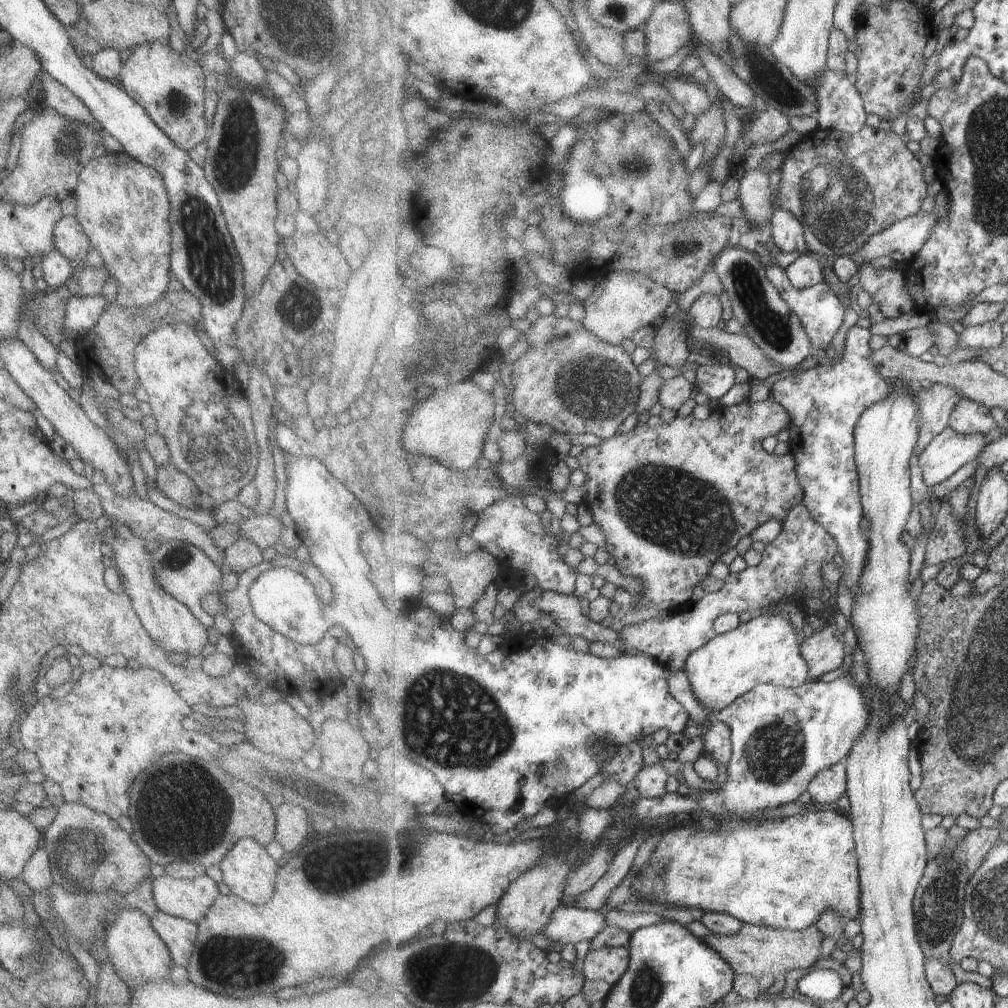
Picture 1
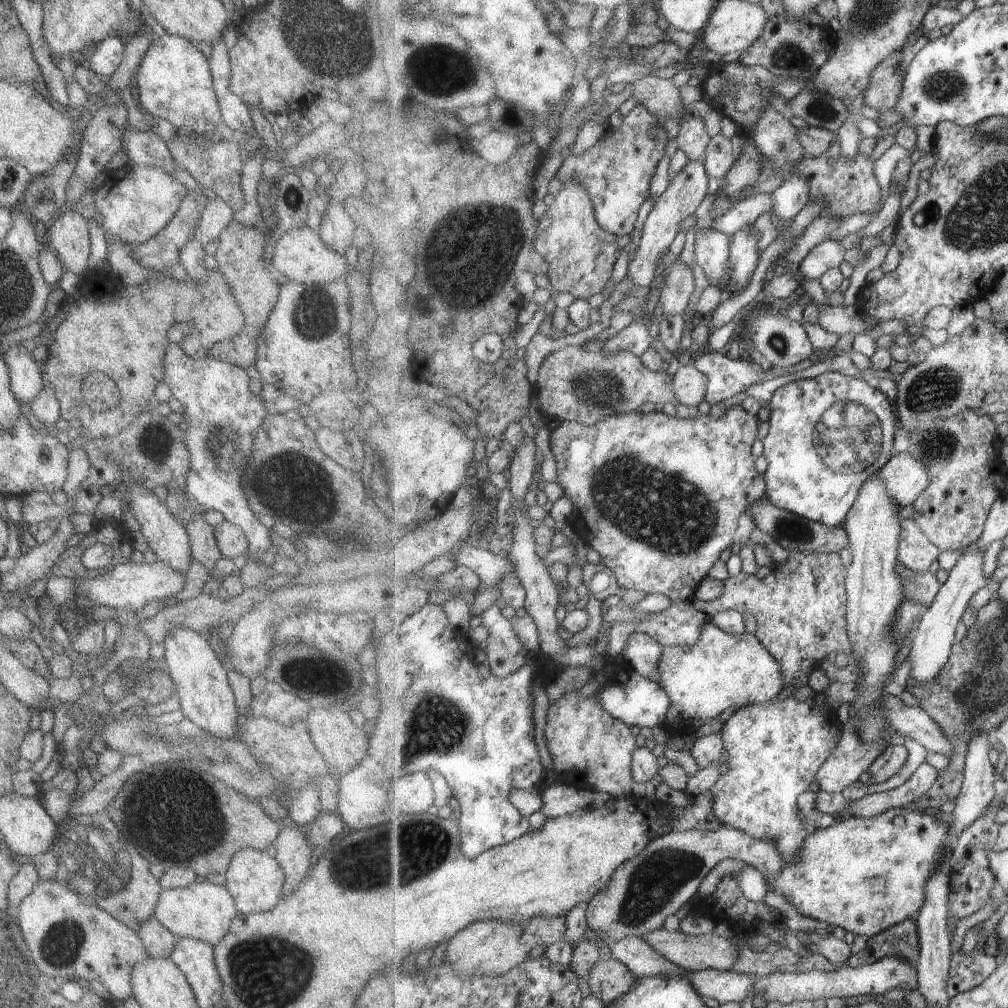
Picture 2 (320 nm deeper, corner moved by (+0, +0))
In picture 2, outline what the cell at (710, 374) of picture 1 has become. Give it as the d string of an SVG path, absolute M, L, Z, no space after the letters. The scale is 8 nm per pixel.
M711 351L694 362L708 378L706 402L721 404L739 392L747 392L753 384L761 384L768 378L767 370L750 360L731 360L721 352Z

